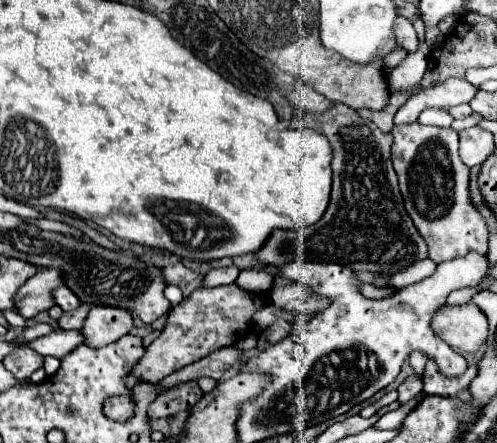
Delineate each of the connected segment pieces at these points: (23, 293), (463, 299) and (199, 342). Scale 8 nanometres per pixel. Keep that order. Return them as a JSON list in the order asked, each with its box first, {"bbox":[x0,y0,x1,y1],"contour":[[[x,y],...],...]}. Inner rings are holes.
[{"bbox":[15,269,63,319],"contour":[[[41,269],[35,277],[29,277],[15,293],[15,309],[25,319],[37,317],[41,311],[47,311],[53,305],[51,289],[63,285],[63,277],[55,269]]]},{"bbox":[447,287,481,305],"contour":[[[473,287],[473,289],[459,289],[459,291],[453,291],[449,297],[447,297],[447,303],[449,305],[465,305],[471,301],[471,297],[475,293],[479,293],[481,289],[479,287]]]},{"bbox":[125,283,263,389],"contour":[[[235,283],[213,287],[213,289],[207,287],[197,289],[181,305],[171,307],[167,315],[167,325],[161,331],[161,335],[145,349],[145,355],[129,369],[129,375],[125,379],[127,389],[133,389],[135,383],[139,381],[157,383],[163,377],[171,375],[173,371],[183,369],[185,365],[207,357],[211,351],[237,343],[245,333],[251,331],[249,319],[261,307],[263,301],[259,301],[259,297],[237,287]]]}]

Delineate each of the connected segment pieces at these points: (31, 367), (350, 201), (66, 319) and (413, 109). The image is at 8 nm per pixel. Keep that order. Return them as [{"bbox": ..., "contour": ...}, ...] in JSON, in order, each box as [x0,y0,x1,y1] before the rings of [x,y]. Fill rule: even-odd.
[{"bbox":[3,347,43,379],"contour":[[[19,347],[3,359],[3,365],[17,377],[29,379],[31,373],[43,367],[43,355],[31,351],[31,347]]]},{"bbox":[257,103,427,273],"contour":[[[341,103],[325,113],[301,115],[299,121],[299,125],[321,129],[333,147],[331,203],[325,215],[311,227],[299,231],[277,229],[261,251],[257,251],[259,261],[275,267],[291,261],[329,261],[345,265],[351,271],[397,273],[409,267],[411,261],[425,259],[427,245],[407,215],[397,187],[389,153],[391,135]]]},{"bbox":[57,305,89,331],"contour":[[[79,305],[75,311],[63,313],[63,315],[57,319],[57,325],[59,325],[61,329],[65,329],[65,331],[67,331],[67,329],[79,329],[79,327],[83,325],[87,313],[89,313],[89,305]]]},{"bbox":[395,79,477,125],"contour":[[[447,79],[439,85],[433,85],[427,89],[417,89],[409,97],[409,101],[397,111],[395,125],[417,121],[419,113],[429,107],[449,109],[453,105],[469,103],[475,97],[475,93],[477,93],[477,87],[465,79]]]}]

